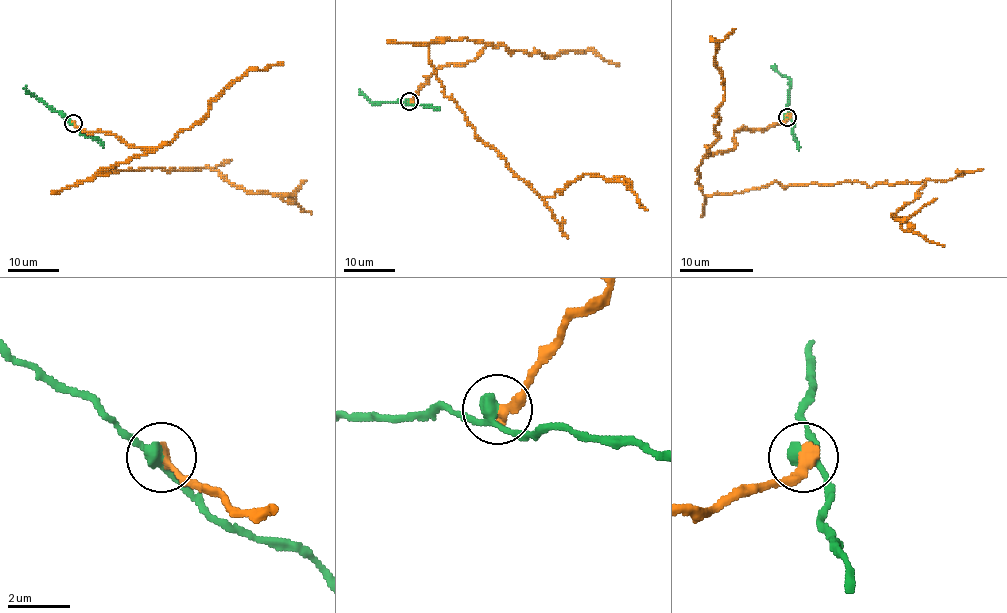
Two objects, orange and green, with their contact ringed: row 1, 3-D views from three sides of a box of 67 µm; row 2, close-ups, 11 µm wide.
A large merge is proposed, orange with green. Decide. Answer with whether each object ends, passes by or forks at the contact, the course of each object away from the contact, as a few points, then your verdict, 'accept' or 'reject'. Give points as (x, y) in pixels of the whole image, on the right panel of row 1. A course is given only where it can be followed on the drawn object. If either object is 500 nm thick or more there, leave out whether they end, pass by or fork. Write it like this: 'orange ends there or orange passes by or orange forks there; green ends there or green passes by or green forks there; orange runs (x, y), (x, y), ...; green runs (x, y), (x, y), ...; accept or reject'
orange ends there; green passes by; orange runs (787, 117), (738, 130), (730, 150), (702, 160), (706, 195), (926, 180), (893, 217), (944, 246); green runs (787, 117), (789, 80), (771, 66); reject

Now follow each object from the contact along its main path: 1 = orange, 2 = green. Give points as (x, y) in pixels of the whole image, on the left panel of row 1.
1: (73, 123), (149, 150), (92, 177), (109, 168), (168, 172), (205, 167), (248, 192), (277, 195), (312, 213)
2: (73, 123), (24, 87)

